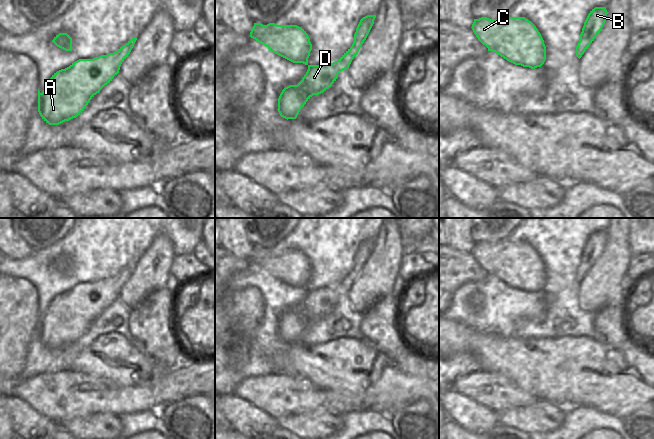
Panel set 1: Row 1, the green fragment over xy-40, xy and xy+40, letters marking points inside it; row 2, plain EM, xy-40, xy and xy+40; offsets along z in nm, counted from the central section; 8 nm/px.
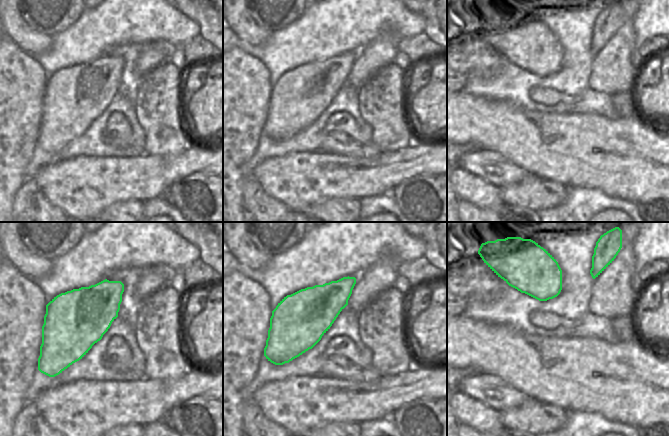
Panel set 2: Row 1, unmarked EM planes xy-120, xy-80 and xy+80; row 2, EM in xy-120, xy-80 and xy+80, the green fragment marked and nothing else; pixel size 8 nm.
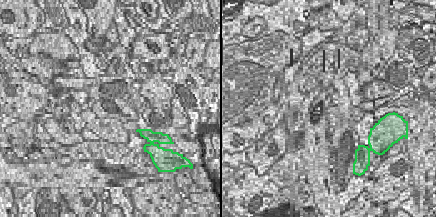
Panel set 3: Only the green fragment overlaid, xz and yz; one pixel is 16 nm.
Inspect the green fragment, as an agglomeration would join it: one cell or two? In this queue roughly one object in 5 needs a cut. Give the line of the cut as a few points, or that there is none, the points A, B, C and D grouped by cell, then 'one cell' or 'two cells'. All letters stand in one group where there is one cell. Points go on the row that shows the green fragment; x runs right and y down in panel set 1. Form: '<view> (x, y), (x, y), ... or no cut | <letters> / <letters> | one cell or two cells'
no cut | A B C D | one cell

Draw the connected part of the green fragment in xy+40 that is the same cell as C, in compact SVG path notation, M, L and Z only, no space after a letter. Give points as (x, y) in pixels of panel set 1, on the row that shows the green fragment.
M505 15L497 19L481 17L474 19L472 30L478 40L507 61L535 69L541 67L546 60L546 46L536 26L525 17L509 17Z

